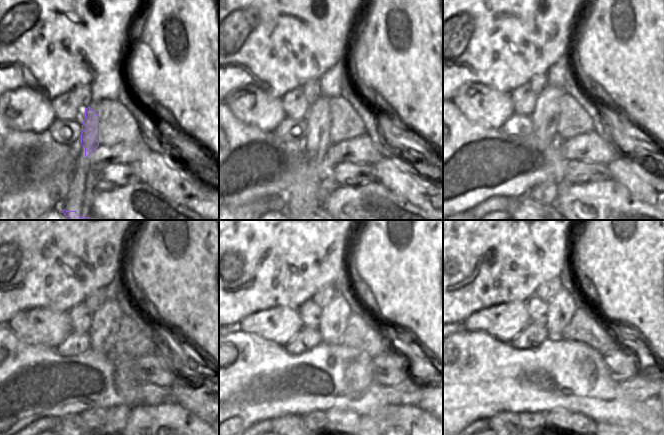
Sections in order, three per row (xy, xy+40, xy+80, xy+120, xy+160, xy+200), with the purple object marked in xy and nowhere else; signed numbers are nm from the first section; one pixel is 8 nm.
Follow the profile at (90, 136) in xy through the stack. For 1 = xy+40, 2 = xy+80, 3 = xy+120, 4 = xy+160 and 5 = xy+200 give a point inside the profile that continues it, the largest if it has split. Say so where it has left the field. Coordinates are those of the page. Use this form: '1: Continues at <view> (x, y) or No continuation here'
1: Continues at xy+40 (317, 140)
2: Continues at xy+80 (545, 116)
3: Continues at xy+120 (104, 328)
4: Continues at xy+160 (334, 317)
5: Continues at xy+200 (562, 307).

